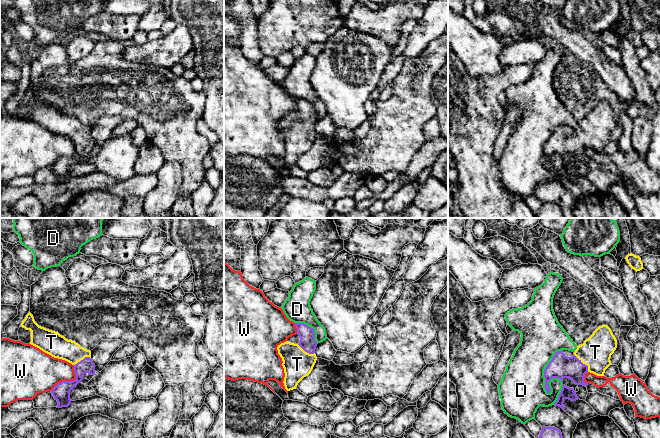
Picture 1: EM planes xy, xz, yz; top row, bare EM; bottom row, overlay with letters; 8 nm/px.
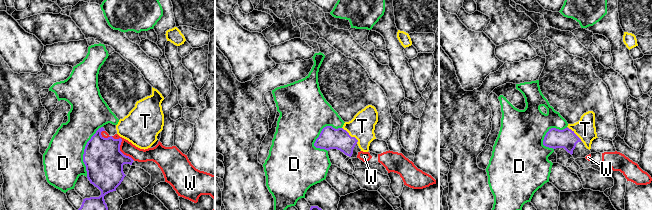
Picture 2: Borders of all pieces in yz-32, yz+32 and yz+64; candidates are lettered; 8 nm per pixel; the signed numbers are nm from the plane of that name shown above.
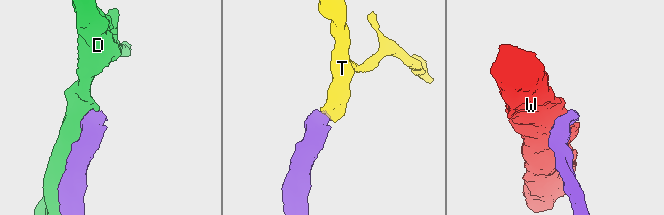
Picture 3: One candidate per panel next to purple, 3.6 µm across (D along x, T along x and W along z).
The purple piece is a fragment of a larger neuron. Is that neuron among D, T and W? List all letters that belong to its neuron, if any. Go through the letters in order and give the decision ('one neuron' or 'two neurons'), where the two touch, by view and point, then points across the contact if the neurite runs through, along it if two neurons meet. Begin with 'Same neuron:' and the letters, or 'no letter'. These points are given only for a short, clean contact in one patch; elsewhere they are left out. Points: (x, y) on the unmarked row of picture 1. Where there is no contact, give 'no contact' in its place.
Same neuron: T
D: two neurons | yz (544, 146)
T: one neuron | yz (582, 139) | across yz (560, 143), (576, 143), (582, 139), (595, 128)
W: two neurons | xy (69, 157)

